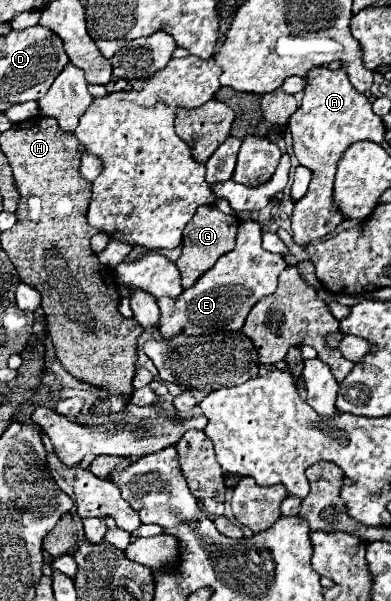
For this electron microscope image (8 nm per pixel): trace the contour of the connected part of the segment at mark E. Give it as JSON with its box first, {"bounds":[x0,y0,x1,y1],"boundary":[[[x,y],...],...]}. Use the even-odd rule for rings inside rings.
{"bounds":[158,221,286,337],"boundary":[[[244,221],[238,229],[236,247],[222,255],[216,265],[194,283],[194,287],[184,289],[176,299],[160,297],[160,323],[158,331],[164,337],[174,337],[178,333],[206,335],[216,331],[240,331],[250,309],[258,299],[272,295],[278,285],[278,275],[286,269],[286,261],[262,247],[262,227],[256,221]]]}

